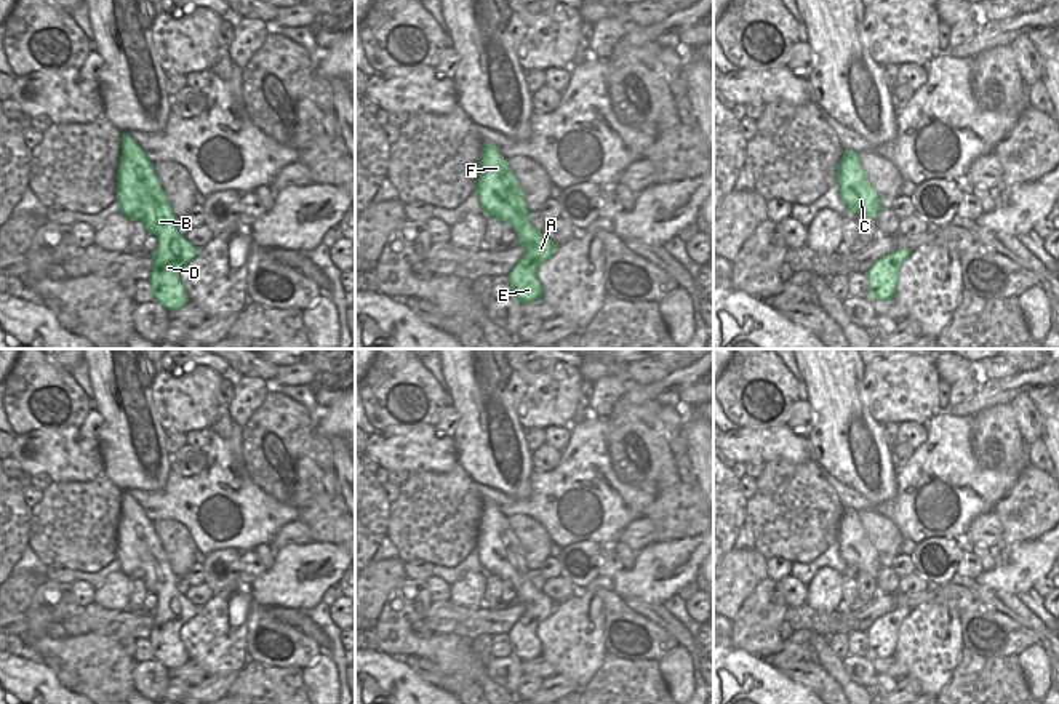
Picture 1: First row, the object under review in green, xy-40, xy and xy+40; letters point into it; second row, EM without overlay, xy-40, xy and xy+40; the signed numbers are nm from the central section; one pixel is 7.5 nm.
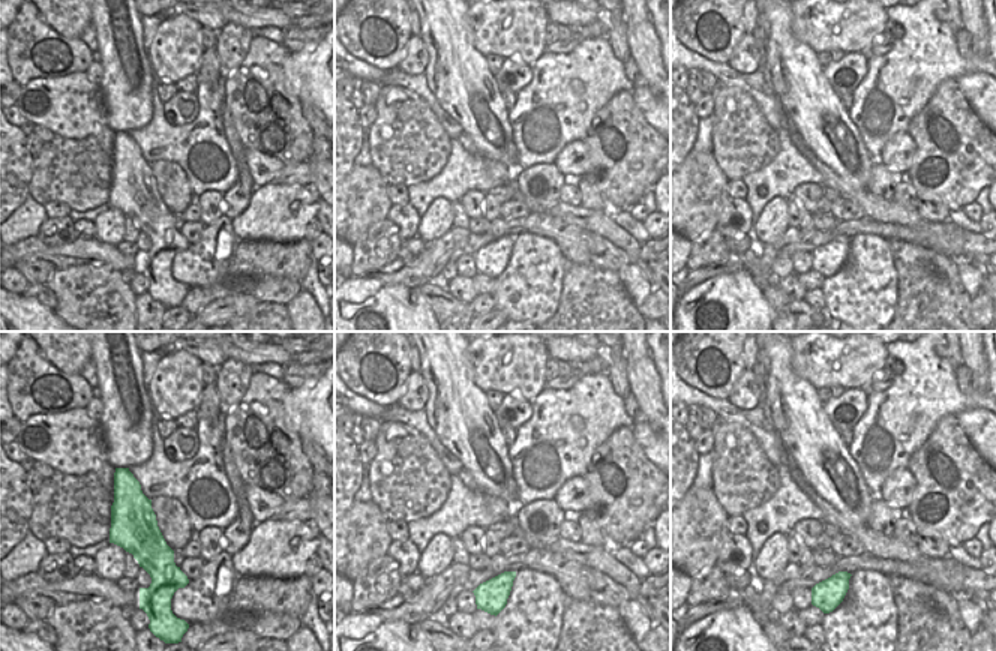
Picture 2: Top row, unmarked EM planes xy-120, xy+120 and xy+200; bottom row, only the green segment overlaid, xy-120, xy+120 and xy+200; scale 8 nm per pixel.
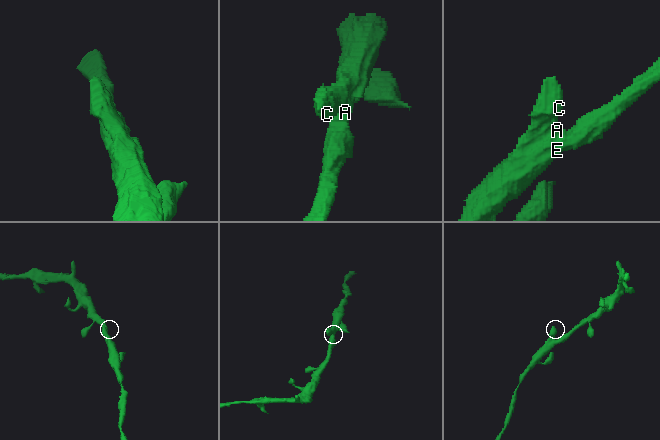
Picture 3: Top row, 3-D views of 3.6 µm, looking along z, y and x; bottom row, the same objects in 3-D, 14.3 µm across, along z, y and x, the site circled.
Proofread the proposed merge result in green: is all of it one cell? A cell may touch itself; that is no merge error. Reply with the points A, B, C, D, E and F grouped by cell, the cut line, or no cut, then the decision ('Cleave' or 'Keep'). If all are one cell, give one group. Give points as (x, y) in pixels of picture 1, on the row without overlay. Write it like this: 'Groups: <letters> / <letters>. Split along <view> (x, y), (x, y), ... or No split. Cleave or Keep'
Groups: A B C D E F. No split. Keep.

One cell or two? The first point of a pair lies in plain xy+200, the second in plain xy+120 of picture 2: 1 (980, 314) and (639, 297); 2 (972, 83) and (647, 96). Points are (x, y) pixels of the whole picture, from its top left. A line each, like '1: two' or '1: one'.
1: two
2: one

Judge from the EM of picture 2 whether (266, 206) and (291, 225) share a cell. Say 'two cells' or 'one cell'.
one cell

